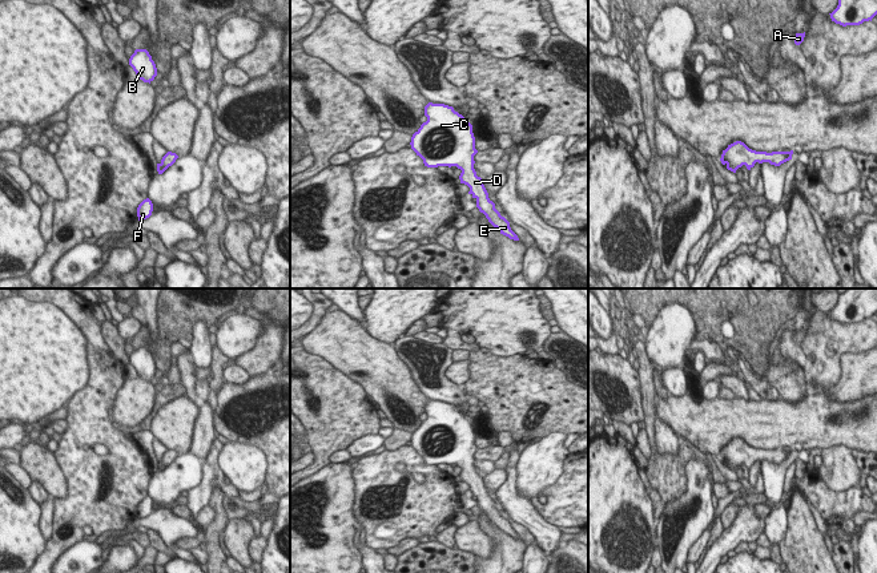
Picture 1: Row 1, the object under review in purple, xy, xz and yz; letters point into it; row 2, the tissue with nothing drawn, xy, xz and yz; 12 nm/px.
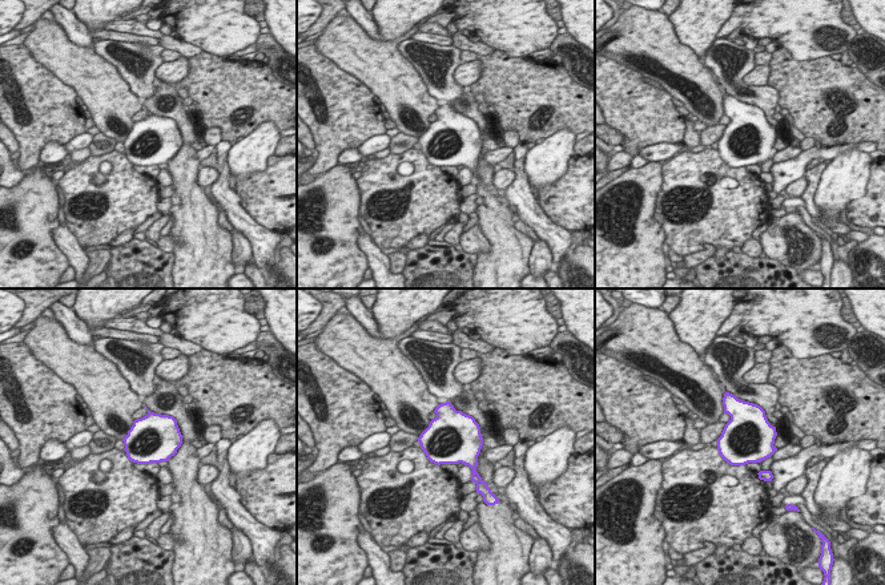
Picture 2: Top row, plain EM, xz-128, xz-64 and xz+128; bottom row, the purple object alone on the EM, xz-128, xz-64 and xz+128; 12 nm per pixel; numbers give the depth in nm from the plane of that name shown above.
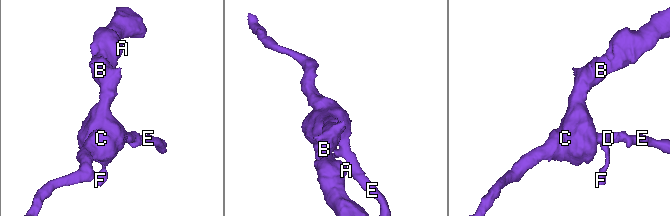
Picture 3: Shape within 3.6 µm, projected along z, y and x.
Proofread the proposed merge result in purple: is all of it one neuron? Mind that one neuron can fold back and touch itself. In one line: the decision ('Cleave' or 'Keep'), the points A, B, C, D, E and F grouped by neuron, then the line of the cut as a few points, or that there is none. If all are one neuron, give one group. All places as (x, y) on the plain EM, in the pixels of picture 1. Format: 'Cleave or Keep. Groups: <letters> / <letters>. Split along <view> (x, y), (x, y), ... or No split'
Keep. Groups: A B C D E F. No split

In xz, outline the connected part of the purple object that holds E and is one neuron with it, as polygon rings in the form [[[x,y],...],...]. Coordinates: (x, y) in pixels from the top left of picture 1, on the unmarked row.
[[[429,400],[425,404],[427,419],[411,435],[411,447],[423,457],[425,464],[456,464],[462,468],[459,477],[470,485],[468,492],[476,497],[476,505],[500,532],[519,538],[510,520],[495,507],[488,496],[483,477],[474,467],[475,435],[472,423],[452,404]]]

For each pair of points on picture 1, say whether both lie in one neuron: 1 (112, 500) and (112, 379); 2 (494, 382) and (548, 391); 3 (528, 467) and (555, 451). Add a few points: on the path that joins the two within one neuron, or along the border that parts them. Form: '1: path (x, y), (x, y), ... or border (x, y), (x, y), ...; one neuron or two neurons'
1: path (113, 469), (113, 440), (100, 427), (100, 410); one neuron
2: path (507, 386), (517, 391), (535, 391); one neuron
3: path (535, 467), (548, 455); one neuron

